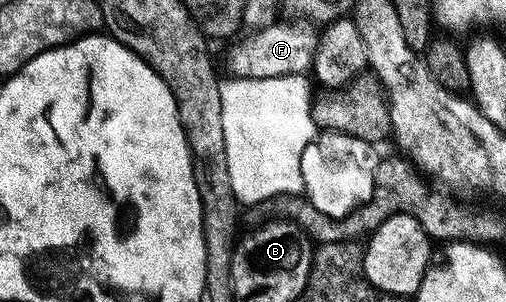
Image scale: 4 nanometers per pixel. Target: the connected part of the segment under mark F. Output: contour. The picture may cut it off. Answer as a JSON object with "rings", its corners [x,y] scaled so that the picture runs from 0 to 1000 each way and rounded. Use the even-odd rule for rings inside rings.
{"rings":[[[555,63],[543,83],[530,83],[526,96],[494,106],[492,126],[472,139],[453,189],[453,215],[460,225],[458,252],[528,262],[530,255],[557,255],[585,242],[609,245],[625,195],[630,109],[609,66],[585,66]]]}

